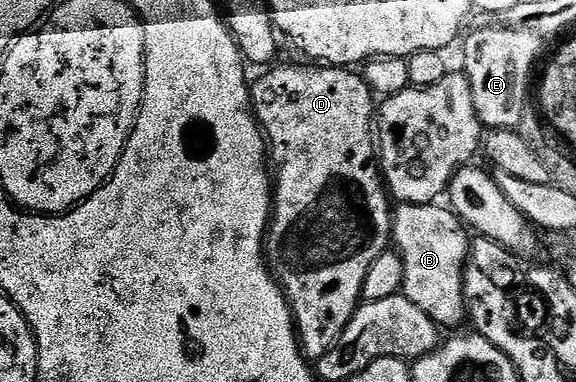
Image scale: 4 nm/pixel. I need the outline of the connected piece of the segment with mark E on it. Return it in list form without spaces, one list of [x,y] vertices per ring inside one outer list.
[[[486,27],[476,30],[464,43],[464,71],[472,86],[470,96],[475,112],[483,126],[488,129],[516,129],[528,111],[528,86],[532,83],[532,67],[535,65],[546,41],[539,32],[512,27]]]

